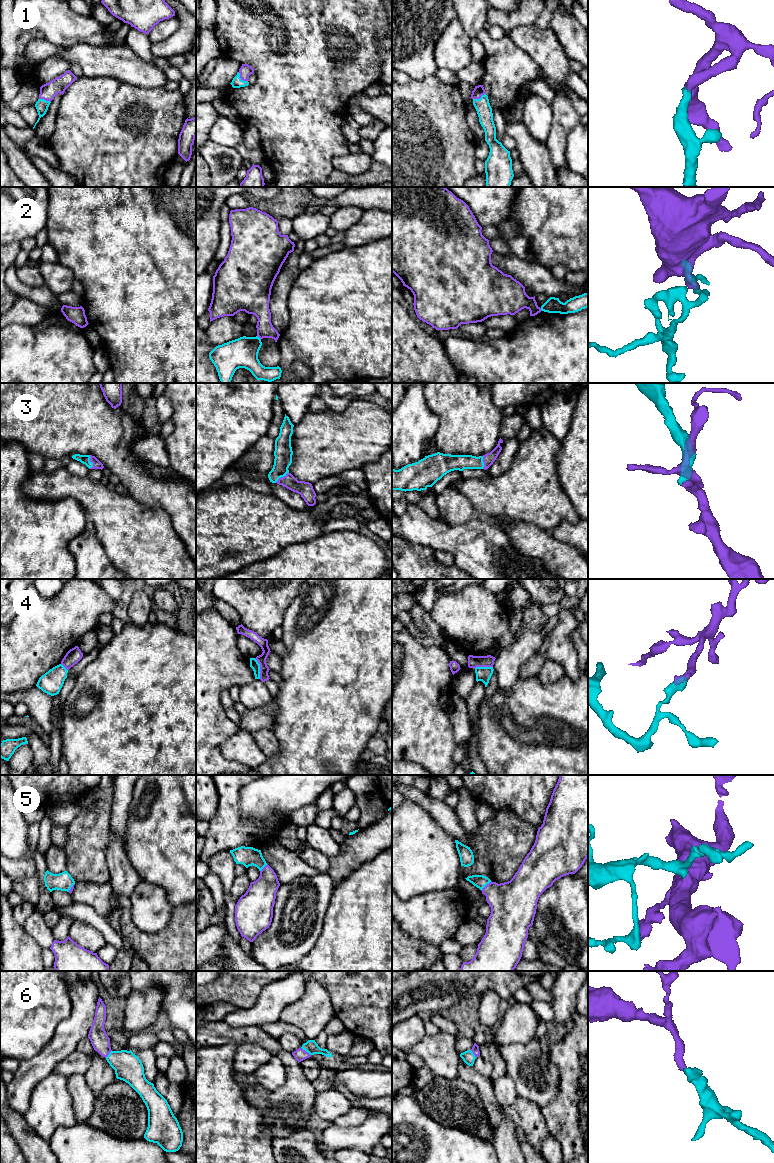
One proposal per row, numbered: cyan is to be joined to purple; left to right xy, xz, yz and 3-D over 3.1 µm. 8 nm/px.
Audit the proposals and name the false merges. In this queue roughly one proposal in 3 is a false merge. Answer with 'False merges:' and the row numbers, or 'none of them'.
False merges: 2, 4

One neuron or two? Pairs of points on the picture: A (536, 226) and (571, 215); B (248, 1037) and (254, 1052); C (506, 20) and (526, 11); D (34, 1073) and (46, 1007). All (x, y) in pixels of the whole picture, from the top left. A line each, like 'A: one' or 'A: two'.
A: one
B: two
C: one
D: two

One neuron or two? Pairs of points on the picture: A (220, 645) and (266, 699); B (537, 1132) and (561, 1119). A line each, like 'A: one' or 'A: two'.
A: two
B: two

